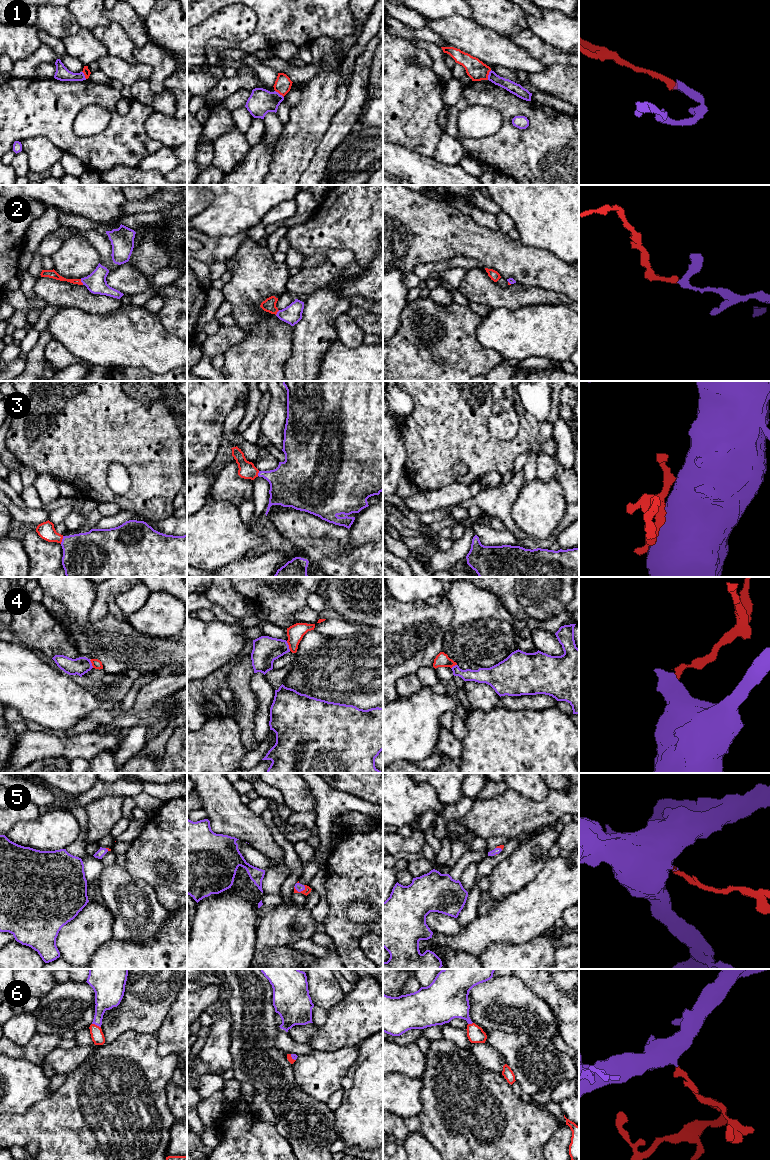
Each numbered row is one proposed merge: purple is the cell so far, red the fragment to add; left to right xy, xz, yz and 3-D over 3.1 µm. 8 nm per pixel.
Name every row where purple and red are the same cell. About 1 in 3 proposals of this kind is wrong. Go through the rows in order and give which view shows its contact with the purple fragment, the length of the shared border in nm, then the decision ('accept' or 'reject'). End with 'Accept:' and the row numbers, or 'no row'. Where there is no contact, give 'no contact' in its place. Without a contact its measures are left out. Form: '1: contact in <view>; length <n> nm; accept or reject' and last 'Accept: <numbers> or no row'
1: contact in yz; length 90 nm; reject
2: contact in xy; length 50 nm; accept
3: contact in xy; length 70 nm; accept
4: contact in xz; length 90 nm; reject
5: contact in xz; length 100 nm; accept
6: contact in xy; length 80 nm; accept
Accept: 2, 3, 5, 6

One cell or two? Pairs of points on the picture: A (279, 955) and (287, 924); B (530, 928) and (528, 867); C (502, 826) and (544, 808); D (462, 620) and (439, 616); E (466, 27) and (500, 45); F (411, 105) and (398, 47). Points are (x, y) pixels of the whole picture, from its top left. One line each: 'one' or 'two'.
A: two
B: two
C: one
D: two
E: one
F: one

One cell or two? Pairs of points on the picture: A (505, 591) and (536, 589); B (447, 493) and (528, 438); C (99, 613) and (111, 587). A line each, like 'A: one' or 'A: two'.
A: two
B: two
C: one

